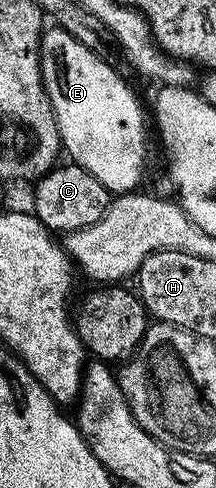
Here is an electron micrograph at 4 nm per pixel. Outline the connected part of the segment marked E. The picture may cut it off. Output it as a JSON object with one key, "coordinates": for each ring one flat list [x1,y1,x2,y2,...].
{"coordinates":[[57,25,51,26,49,29,43,30,41,41,41,59,42,59,42,75,43,83,47,89,47,95,51,99,52,109,55,111,56,125,59,127,59,137,61,146,64,148,65,154,70,154,75,164,84,168,88,173,92,173,92,177,96,177,96,181,100,181,100,185,104,185,106,190,115,196,134,193,139,190,138,187,142,183,142,178,146,175,146,163,142,158,146,155,146,119,148,123,148,115,142,112,142,103,134,96,134,91,98,56,99,52,92,47,80,45,80,41,76,41,76,37,72,37,67,31,61,31]]}

